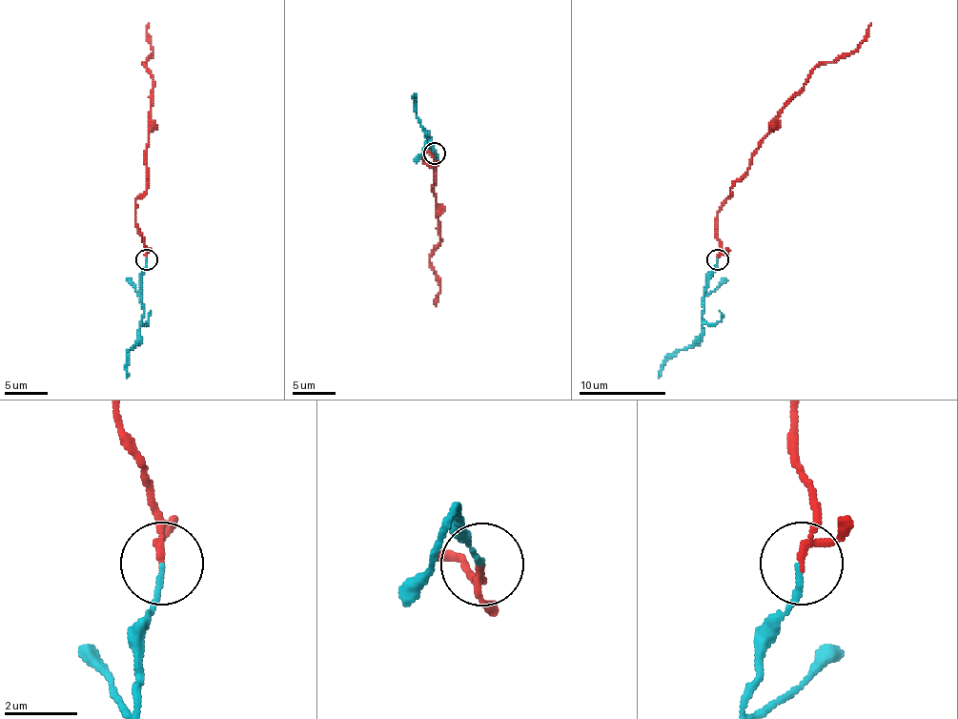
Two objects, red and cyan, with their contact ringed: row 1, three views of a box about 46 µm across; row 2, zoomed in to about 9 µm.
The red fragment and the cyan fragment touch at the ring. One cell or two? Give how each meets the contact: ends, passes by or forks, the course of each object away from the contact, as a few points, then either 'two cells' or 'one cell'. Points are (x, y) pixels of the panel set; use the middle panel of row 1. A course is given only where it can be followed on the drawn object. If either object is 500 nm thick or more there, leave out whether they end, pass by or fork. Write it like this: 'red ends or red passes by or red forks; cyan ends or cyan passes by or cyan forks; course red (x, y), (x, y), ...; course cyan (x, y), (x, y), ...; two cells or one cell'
red passes by; cyan ends; course red (434, 153), (422, 153), (422, 158), (434, 165), (439, 243), (429, 256), (439, 286), (436, 306); course cyan (434, 153), (429, 148), (431, 137), (427, 137), (417, 113), (414, 93); one cell

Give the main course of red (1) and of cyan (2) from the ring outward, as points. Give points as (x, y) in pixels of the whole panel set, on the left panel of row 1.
1: (146, 258), (135, 200), (146, 190), (152, 75), (142, 64), (152, 53), (146, 33), (148, 23)
2: (146, 258), (146, 270), (142, 274), (144, 318), (139, 335), (129, 350), (127, 378)

